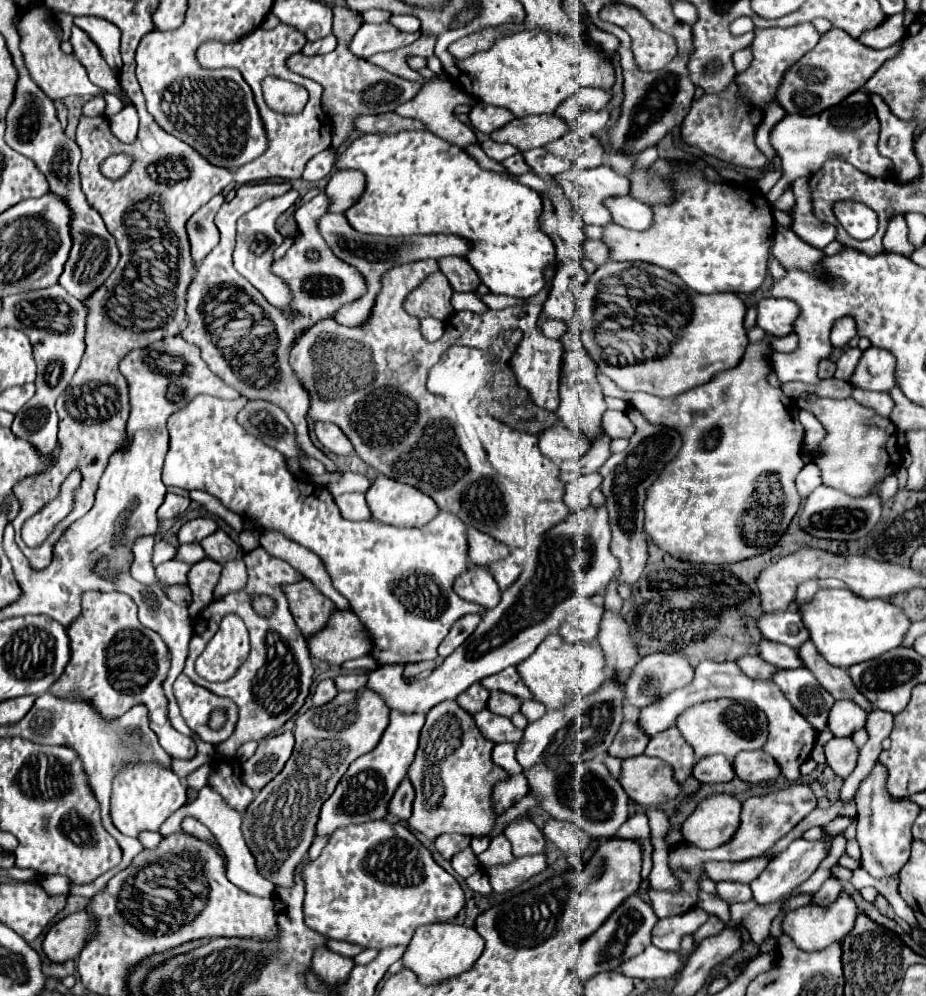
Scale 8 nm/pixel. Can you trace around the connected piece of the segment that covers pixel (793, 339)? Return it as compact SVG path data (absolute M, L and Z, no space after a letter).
M791 333L791 335L787 335L787 337L771 337L769 343L771 343L771 347L773 347L775 351L791 353L791 351L797 349L797 335Z

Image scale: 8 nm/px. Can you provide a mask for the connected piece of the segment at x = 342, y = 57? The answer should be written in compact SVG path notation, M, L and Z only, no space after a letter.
M333 7L333 31L337 33L339 45L333 53L327 55L315 55L315 57L305 57L303 53L295 53L287 59L287 69L293 73L299 73L307 79L317 81L323 87L321 95L321 107L323 111L331 117L333 121L333 147L339 147L351 131L353 131L353 119L357 115L379 115L379 113L389 113L395 111L397 105L413 99L421 91L421 83L417 81L407 81L397 75L387 73L381 67L375 67L367 63L365 59L355 57L345 43L353 37L353 33L361 27L361 17L347 7Z

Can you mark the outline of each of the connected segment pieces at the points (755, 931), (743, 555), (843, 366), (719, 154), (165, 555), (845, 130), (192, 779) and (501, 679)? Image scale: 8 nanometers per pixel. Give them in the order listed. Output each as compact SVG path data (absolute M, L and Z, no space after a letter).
M753 899L747 903L733 903L729 905L731 911L731 927L743 927L749 931L751 939L761 945L771 929L771 921L777 917L777 913L781 911L783 901L779 903L771 903L771 905L757 905Z
M765 337L761 343L749 345L737 367L721 371L709 383L689 389L673 399L663 399L651 393L627 393L621 391L609 377L601 373L597 375L603 395L621 397L649 423L673 427L681 435L683 445L679 453L665 465L657 481L649 487L643 505L647 535L657 547L677 559L719 565L761 555L775 545L799 509L801 497L795 489L795 477L803 469L803 425L797 419L797 403L785 397L781 389L767 383L767 375L771 373L765 359L767 351L769 345Z
M847 347L845 353L839 357L837 361L837 371L835 377L849 377L857 365L857 359L861 357L861 349L859 347Z
M811 23L785 29L755 29L755 39L749 47L753 53L751 67L745 73L737 75L735 81L719 95L703 95L699 101L693 101L689 115L681 123L683 141L711 157L731 163L733 167L759 169L765 163L765 155L755 145L755 131L763 119L765 107L775 99L775 89L783 73L797 59L801 59L801 55L811 51L817 45L817 39L819 33Z
M165 541L155 543L155 547L153 547L153 557L151 557L153 567L157 567L159 563L169 561L169 559L173 559L173 557L175 557L175 547L171 547L171 545L165 543Z
M855 91L845 97L839 105L825 109L817 115L785 115L769 133L771 145L783 161L783 173L787 179L809 177L819 171L827 159L843 159L863 173L874 177L884 177L894 166L890 159L882 158L877 151L879 139L879 119L873 111L869 95L865 91Z
M209 763L207 765L201 765L199 769L195 769L191 775L187 775L187 789L199 791L207 783L207 777L209 777L211 771L213 771L213 767Z
M507 667L505 671L501 673L495 673L495 675L489 675L481 681L481 685L489 691L503 691L503 693L509 693L509 695L515 695L517 699L525 701L525 699L531 699L533 693L525 687L525 683L521 683L521 677L517 675L515 667Z

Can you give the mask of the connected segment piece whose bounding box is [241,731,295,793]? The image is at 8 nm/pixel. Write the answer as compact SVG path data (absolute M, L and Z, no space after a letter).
M291 731L267 737L259 743L255 755L241 765L241 777L255 793L259 793L283 769L293 751L293 743Z

